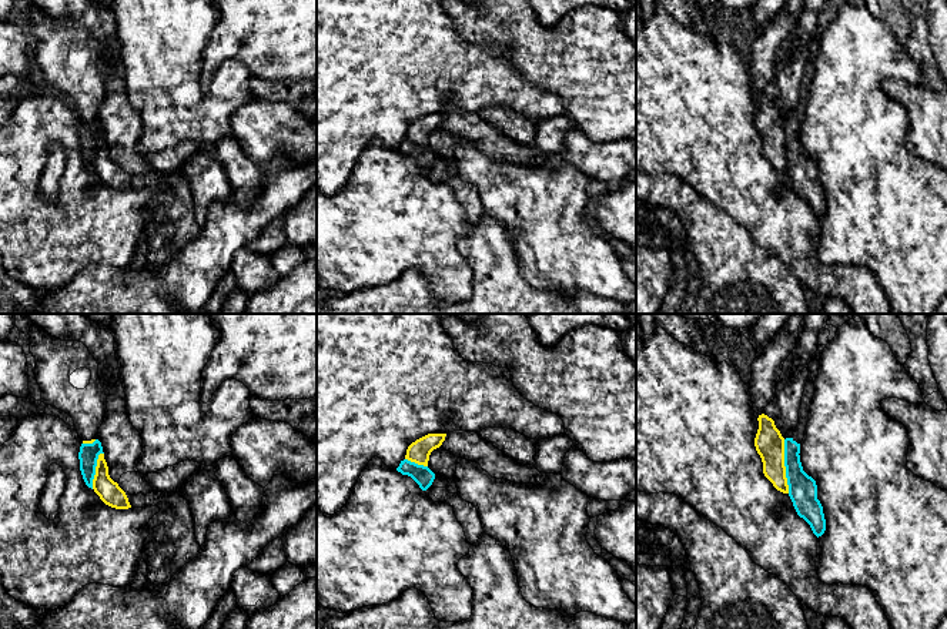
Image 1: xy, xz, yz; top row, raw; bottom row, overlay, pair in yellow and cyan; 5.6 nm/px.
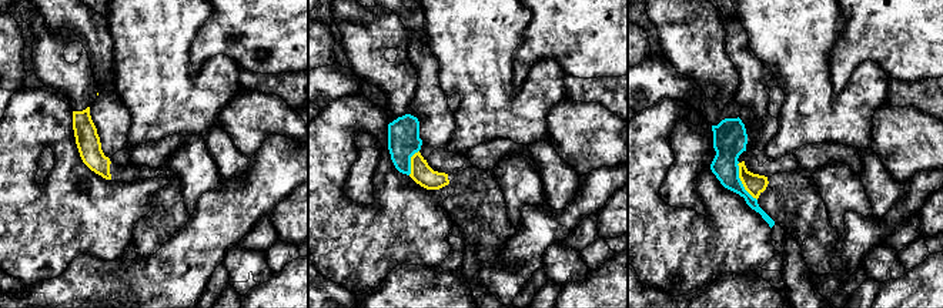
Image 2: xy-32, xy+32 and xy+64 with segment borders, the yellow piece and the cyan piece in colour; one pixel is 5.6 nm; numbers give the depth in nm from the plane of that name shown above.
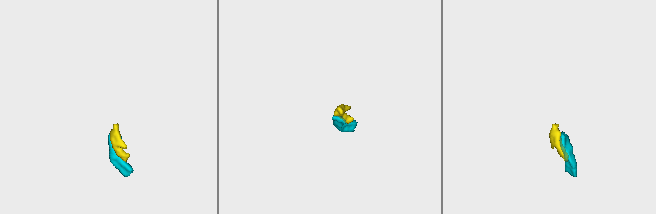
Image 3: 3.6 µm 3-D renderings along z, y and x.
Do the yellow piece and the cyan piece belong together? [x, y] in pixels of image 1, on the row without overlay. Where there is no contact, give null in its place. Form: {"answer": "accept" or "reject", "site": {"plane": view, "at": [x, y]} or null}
{"answer": "reject", "site": {"plane": "yz", "at": [785, 147]}}

